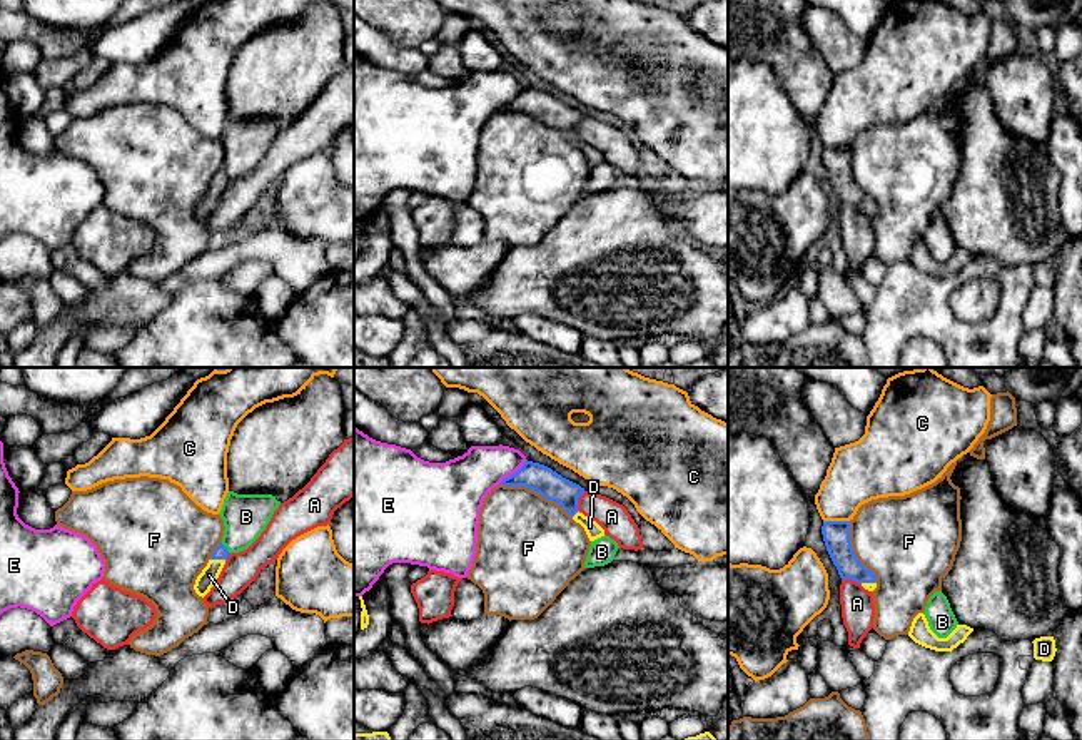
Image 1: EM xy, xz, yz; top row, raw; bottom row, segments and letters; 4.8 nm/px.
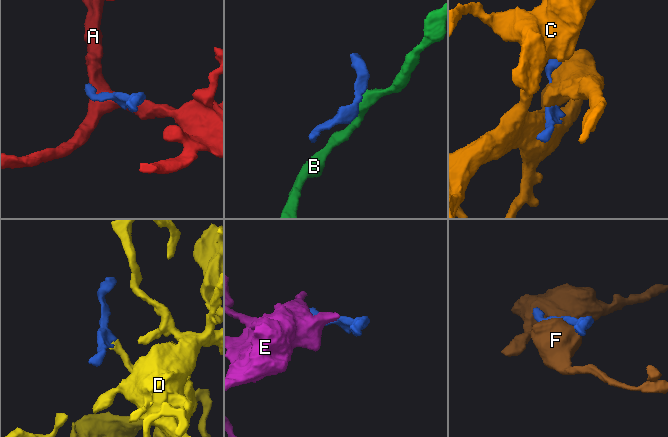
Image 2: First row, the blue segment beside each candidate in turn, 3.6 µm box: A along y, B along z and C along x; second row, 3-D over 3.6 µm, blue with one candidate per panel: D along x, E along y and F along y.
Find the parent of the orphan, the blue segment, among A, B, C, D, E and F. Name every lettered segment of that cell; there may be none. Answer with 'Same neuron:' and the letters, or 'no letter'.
Same neuron: D

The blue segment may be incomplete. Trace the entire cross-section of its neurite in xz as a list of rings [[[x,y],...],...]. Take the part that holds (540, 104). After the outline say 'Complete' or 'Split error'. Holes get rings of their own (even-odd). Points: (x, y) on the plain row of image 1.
[[[526,85],[516,99],[504,104],[499,110],[526,112],[539,119],[543,124],[558,129],[576,149],[584,154],[589,167],[604,162],[604,155],[596,147],[578,137],[578,124],[584,119],[584,114],[563,104],[544,90]]]. Split error

